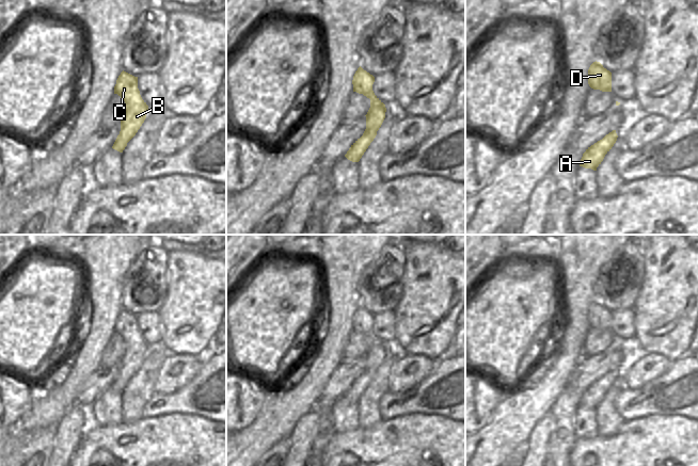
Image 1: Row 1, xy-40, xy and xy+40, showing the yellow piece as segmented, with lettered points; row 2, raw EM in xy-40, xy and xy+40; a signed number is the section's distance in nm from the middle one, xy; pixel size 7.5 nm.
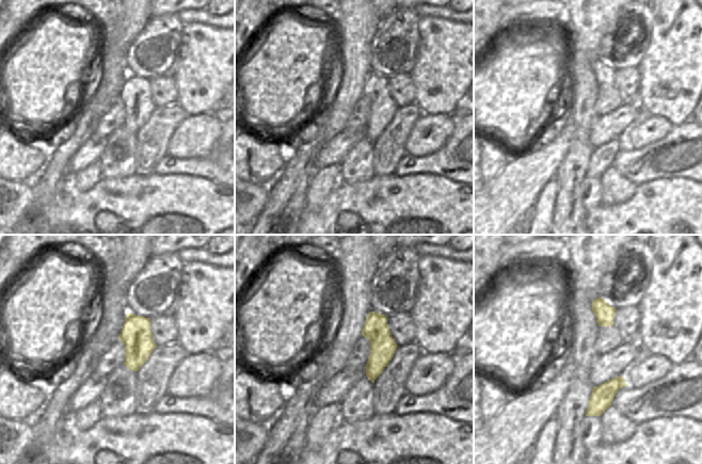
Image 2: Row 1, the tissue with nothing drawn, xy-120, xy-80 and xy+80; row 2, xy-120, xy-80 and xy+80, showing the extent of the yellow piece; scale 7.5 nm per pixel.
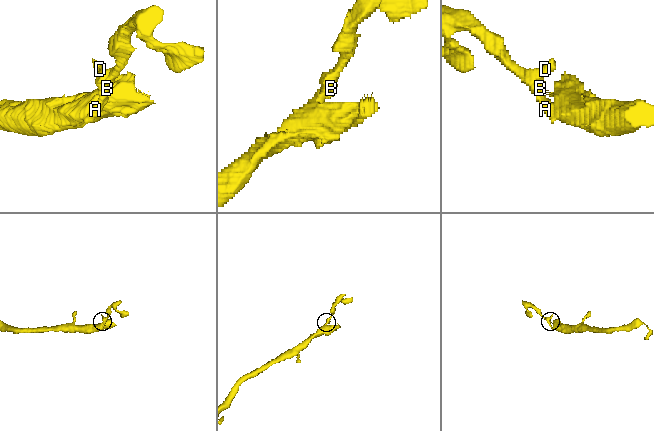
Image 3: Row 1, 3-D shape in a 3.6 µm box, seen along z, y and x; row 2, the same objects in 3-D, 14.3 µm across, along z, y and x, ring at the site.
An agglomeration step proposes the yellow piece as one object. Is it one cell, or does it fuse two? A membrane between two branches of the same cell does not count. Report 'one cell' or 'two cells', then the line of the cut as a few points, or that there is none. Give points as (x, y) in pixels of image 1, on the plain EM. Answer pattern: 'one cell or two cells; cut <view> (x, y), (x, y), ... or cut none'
two cells; cut xy+40 (616, 376), (602, 378)

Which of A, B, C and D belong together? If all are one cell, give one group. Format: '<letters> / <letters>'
A / B C D

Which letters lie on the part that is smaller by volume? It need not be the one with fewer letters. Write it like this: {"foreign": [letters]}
{"foreign": ["B", "C", "D"]}

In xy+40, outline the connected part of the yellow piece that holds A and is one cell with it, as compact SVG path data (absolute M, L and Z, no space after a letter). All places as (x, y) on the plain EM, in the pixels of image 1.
M607 376L600 379L586 388L580 400L580 405L597 409L605 393L612 388L617 377Z

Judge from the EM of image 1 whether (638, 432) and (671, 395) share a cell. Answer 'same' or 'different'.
different

